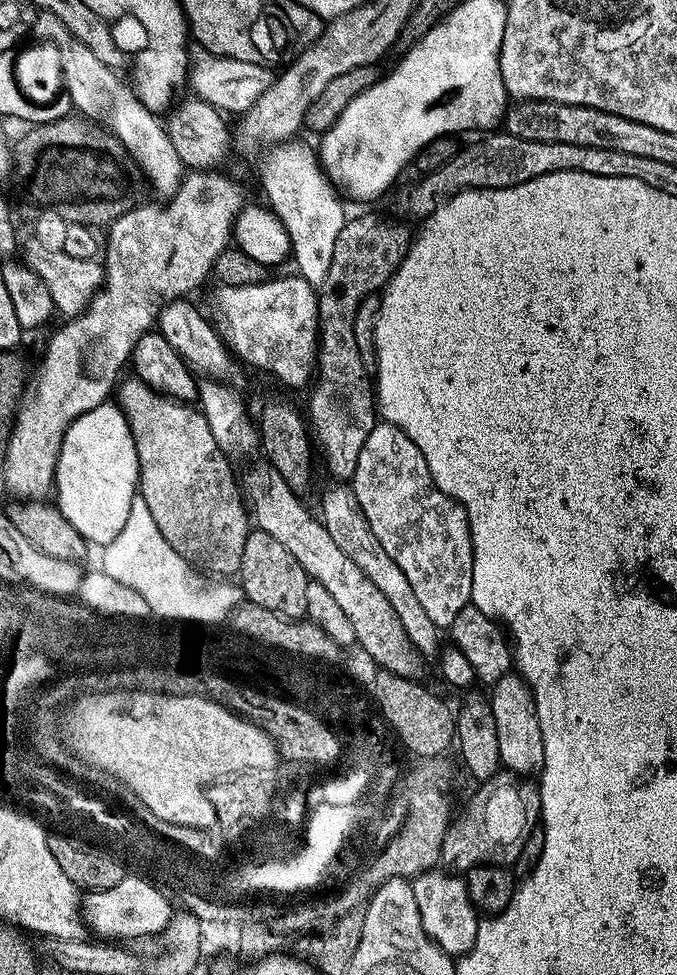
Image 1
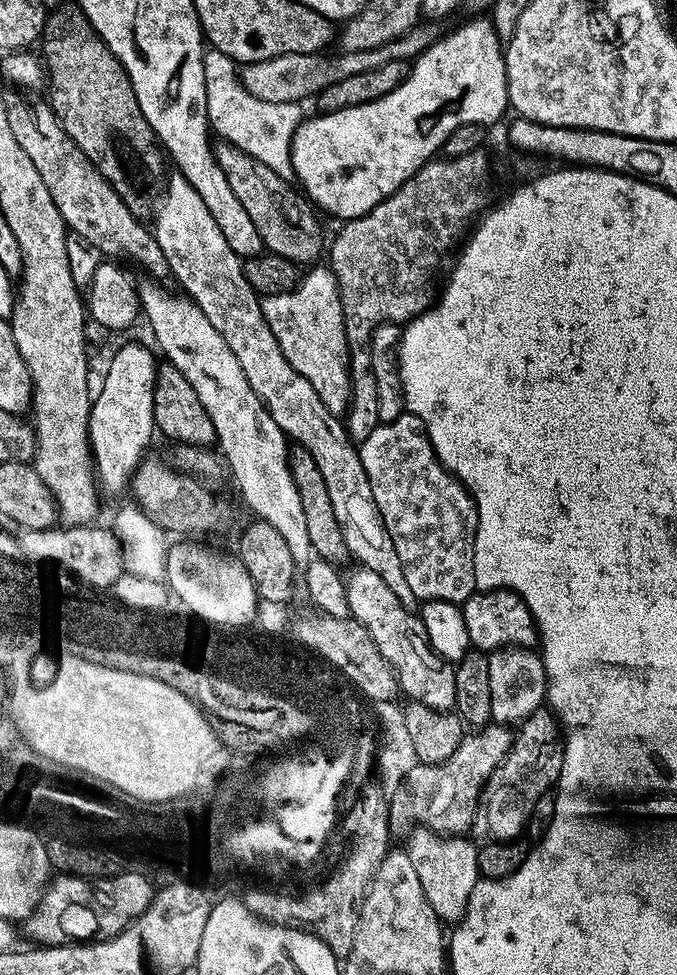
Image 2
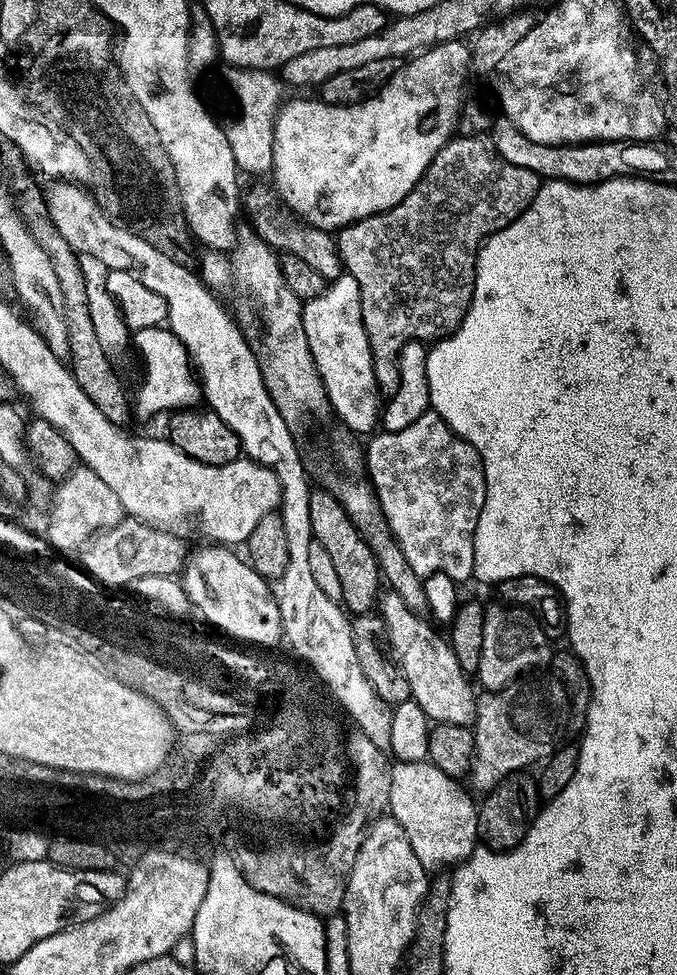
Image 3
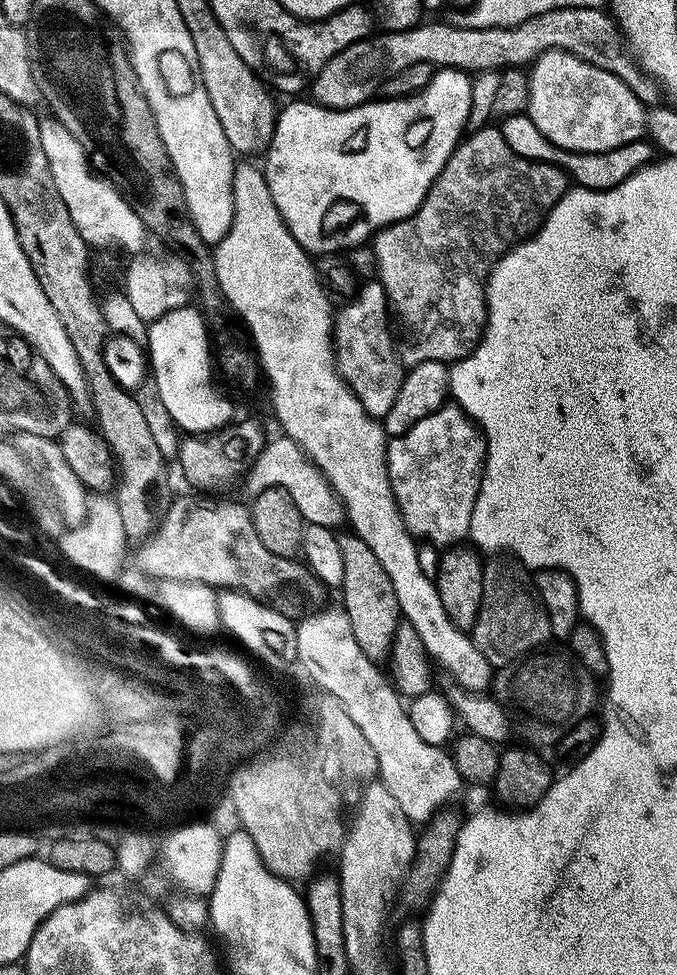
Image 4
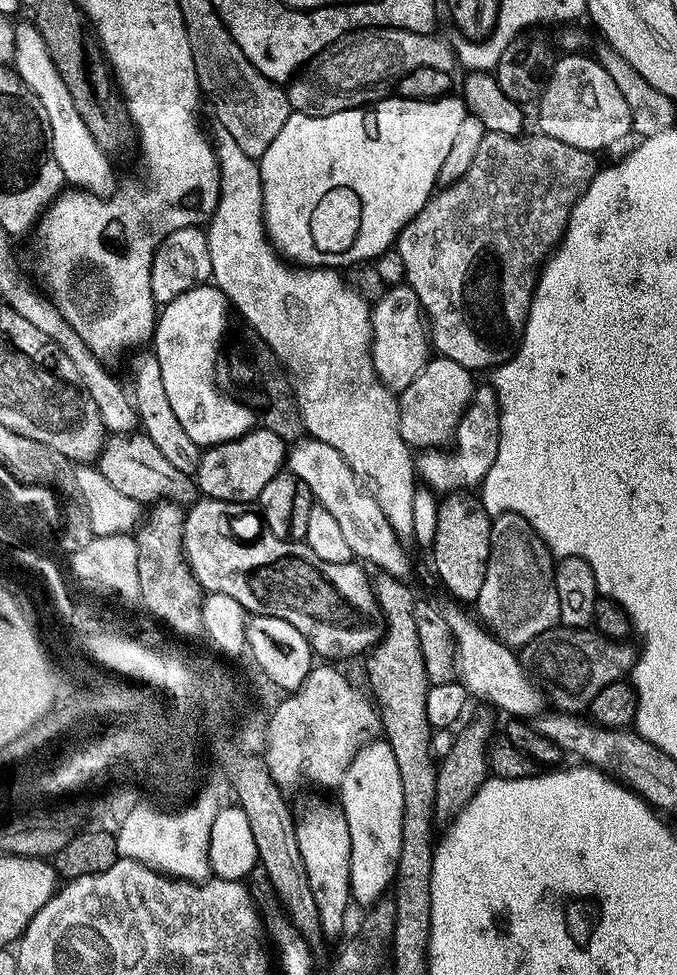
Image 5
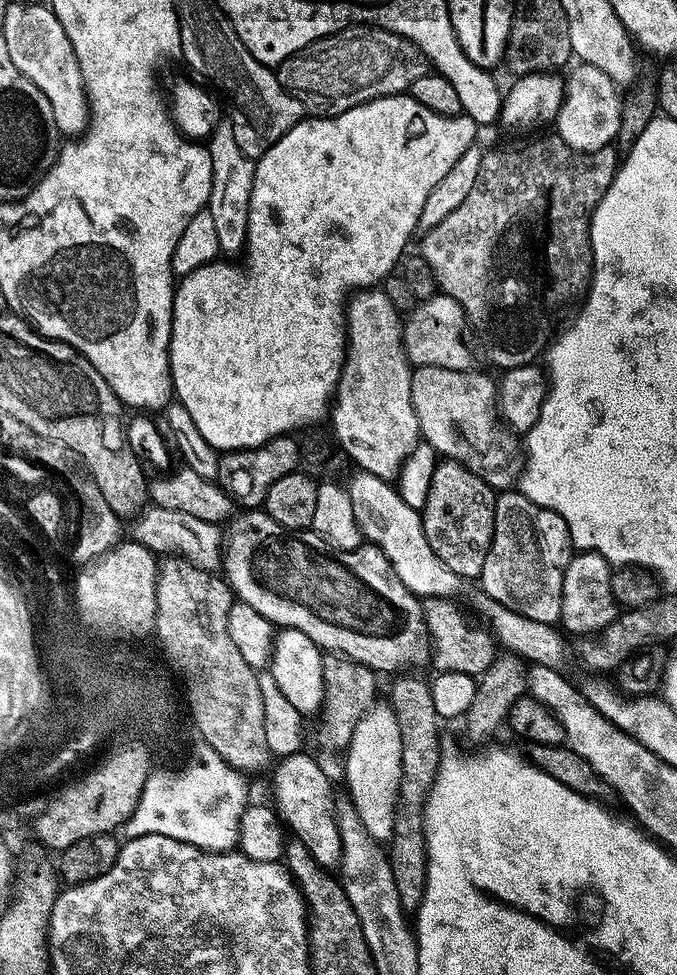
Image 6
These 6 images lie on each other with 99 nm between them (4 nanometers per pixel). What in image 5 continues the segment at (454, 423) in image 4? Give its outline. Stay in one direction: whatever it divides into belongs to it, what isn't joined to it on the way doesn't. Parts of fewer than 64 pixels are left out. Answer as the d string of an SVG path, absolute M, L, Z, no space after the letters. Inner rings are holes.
M477 391L456 428L454 443L448 449L453 448L449 452L444 452L443 447L421 451L415 457L416 475L436 494L460 494L465 490L479 489L490 466L494 466L494 458L498 458L499 441L500 413L493 393Z

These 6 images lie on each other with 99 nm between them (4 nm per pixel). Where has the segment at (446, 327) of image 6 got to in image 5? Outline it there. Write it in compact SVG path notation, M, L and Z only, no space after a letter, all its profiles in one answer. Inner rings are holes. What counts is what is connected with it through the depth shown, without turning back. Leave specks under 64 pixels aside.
M392 286L387 291L372 310L372 365L383 384L392 393L401 394L428 364L430 325L414 289Z

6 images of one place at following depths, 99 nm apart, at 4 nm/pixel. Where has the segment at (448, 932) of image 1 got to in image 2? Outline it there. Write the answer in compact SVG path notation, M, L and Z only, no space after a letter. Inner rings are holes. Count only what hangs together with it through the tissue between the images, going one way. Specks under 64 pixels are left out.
M417 826L406 840L408 857L410 862L414 862L418 882L422 882L422 894L426 894L426 902L430 902L434 914L441 922L460 921L470 902L474 886L482 879L478 870L477 845L471 839L464 839L468 838L460 834L431 832L429 828Z

